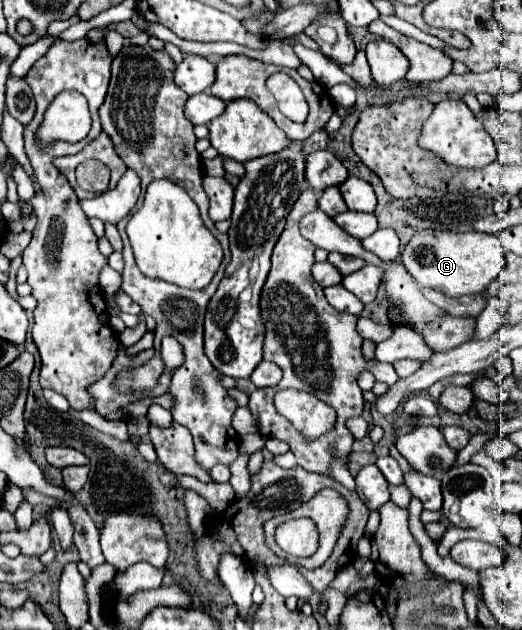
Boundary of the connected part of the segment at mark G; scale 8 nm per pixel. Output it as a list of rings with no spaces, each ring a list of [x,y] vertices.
[[[440,229],[418,231],[414,239],[406,243],[400,253],[400,259],[408,273],[422,285],[436,289],[448,297],[460,295],[478,295],[488,289],[492,279],[504,269],[504,253],[496,235],[490,233],[454,233]]]

